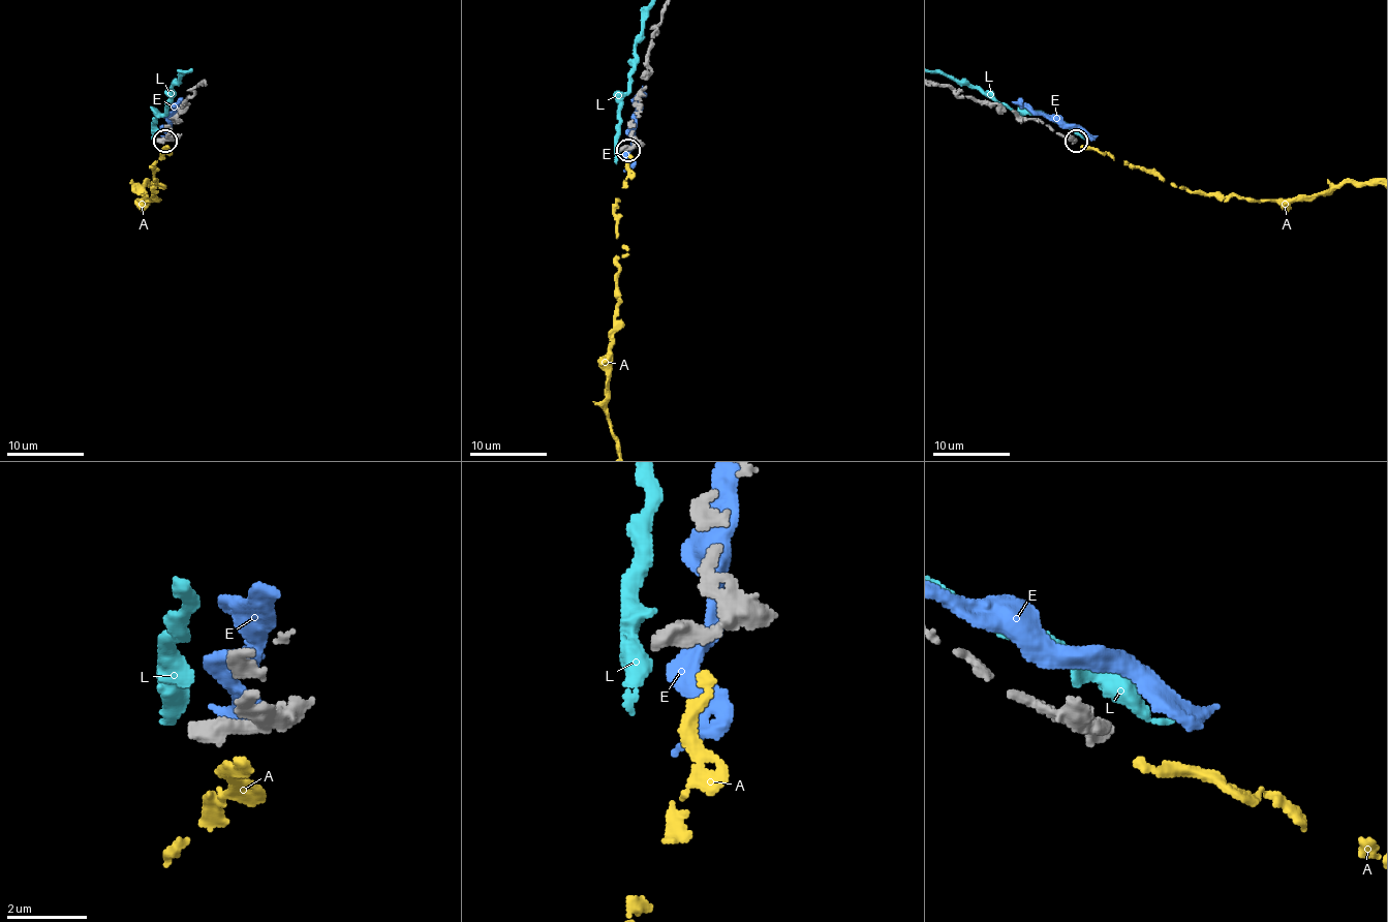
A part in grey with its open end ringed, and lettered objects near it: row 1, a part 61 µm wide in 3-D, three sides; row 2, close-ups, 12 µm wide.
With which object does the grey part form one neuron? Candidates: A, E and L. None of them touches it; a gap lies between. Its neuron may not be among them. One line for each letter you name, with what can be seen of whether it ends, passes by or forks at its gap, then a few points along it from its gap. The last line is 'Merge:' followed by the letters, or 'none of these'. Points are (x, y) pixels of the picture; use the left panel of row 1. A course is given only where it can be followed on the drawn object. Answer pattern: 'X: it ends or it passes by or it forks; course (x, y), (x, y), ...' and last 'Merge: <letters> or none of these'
A: it ends
Merge: A

